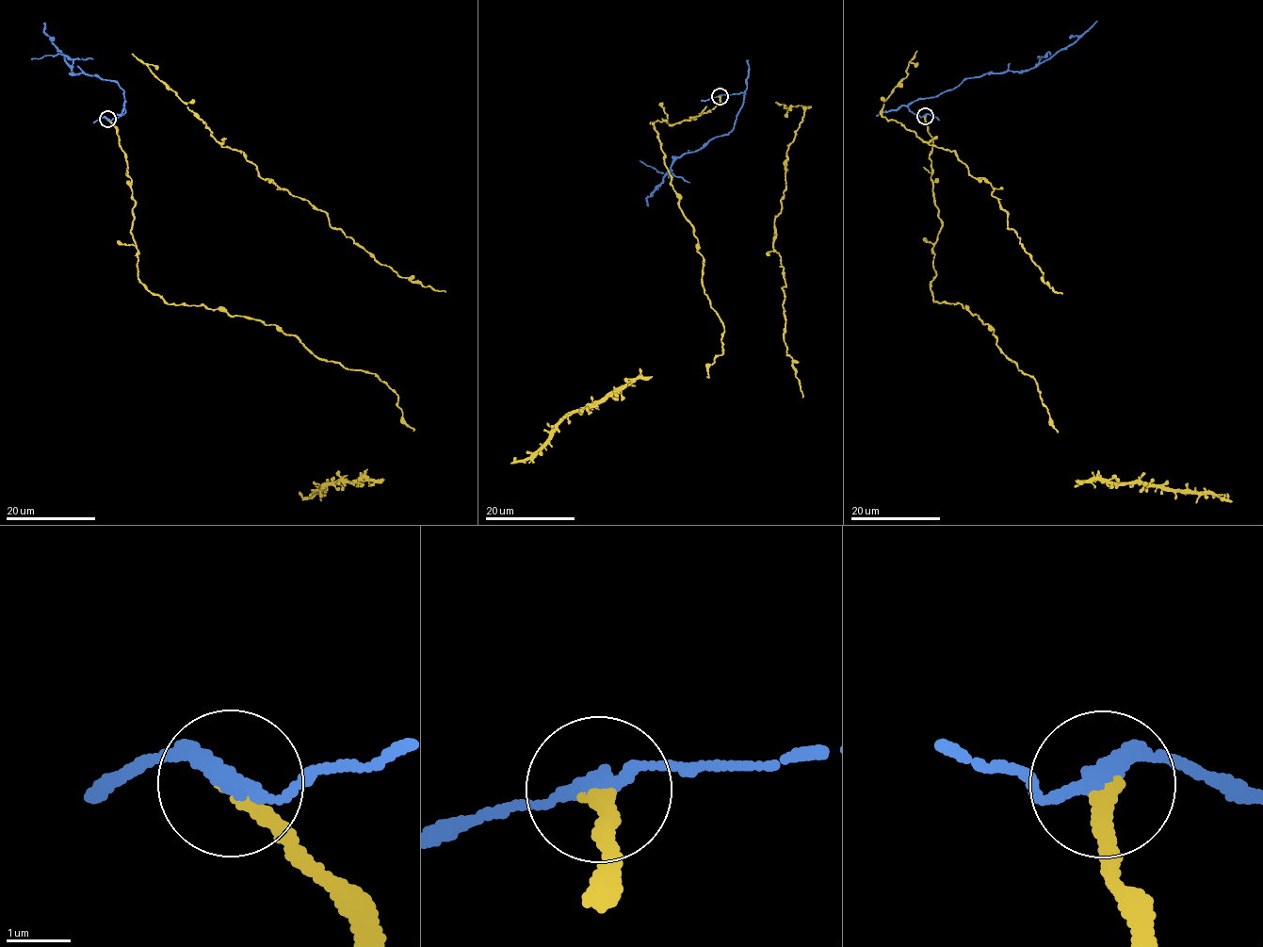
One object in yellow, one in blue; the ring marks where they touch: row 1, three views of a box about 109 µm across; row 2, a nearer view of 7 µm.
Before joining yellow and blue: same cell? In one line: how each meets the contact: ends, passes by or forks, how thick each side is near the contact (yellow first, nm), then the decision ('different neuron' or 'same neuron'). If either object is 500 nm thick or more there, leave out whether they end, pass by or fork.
yellow ends | blue passes by | 240/280 nm | different neuron

